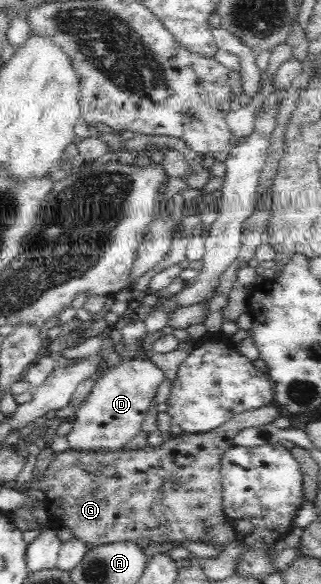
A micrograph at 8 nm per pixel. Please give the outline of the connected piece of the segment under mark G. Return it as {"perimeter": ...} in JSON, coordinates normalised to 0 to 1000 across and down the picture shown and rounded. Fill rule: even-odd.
{"perimeter":[[[844,690],[748,707],[701,721],[695,728],[632,741],[570,743],[530,748],[502,762],[452,762],[424,771],[374,767],[355,772],[293,776],[293,772],[240,774],[206,769],[171,776],[171,786],[153,793],[128,817],[103,817],[72,830],[84,841],[115,839],[143,849],[150,873],[174,889],[209,899],[243,920],[262,926],[274,940],[302,933],[352,930],[352,926],[417,926],[430,937],[458,937],[470,930],[508,926],[639,926],[645,906],[688,896],[704,896],[701,877],[688,870],[692,817],[685,789],[692,779],[726,765],[726,748],[763,731],[801,731],[850,724],[872,714],[897,714],[879,707],[882,699]]]}

